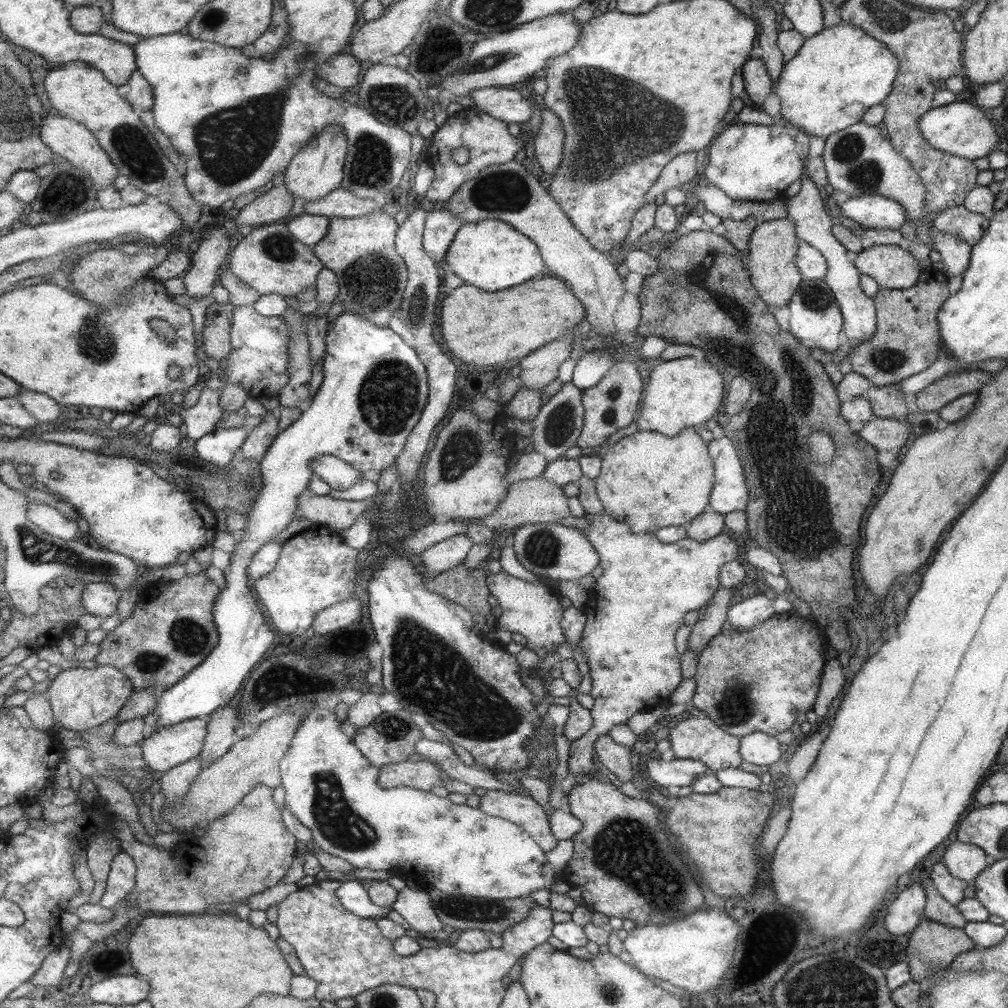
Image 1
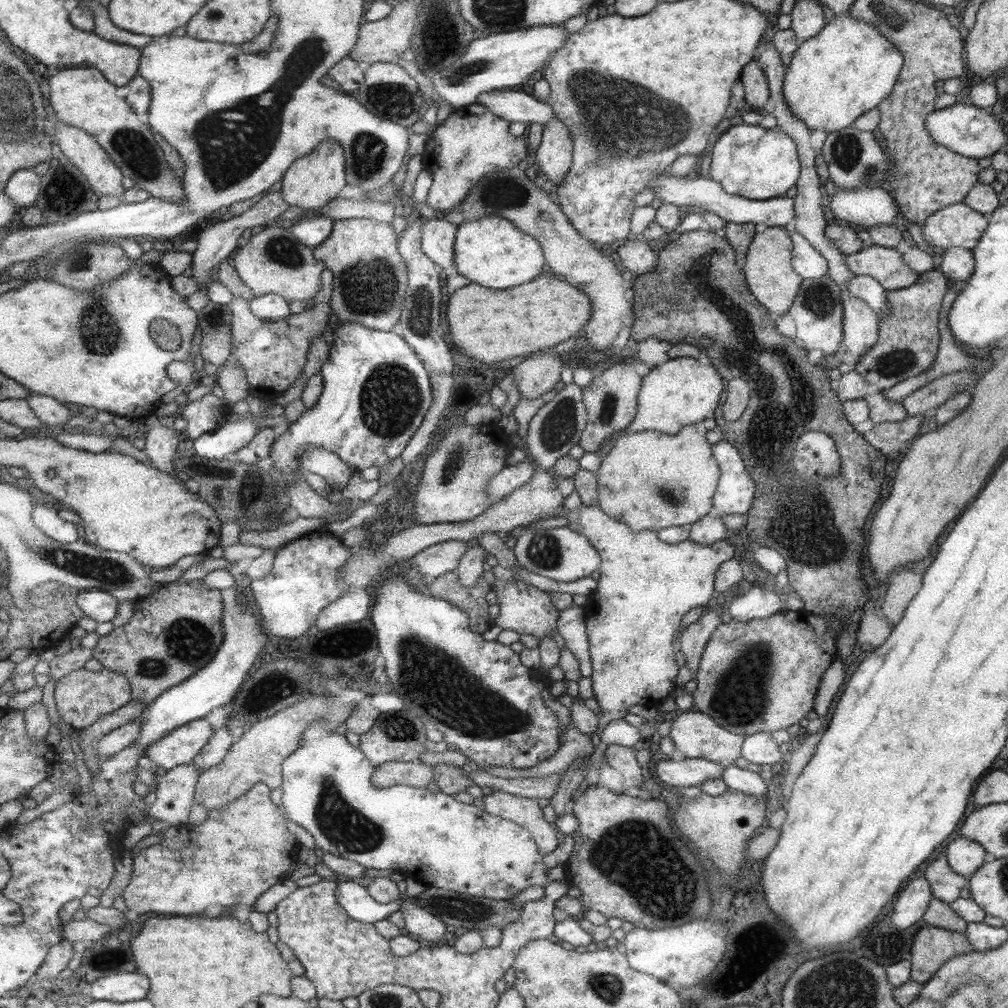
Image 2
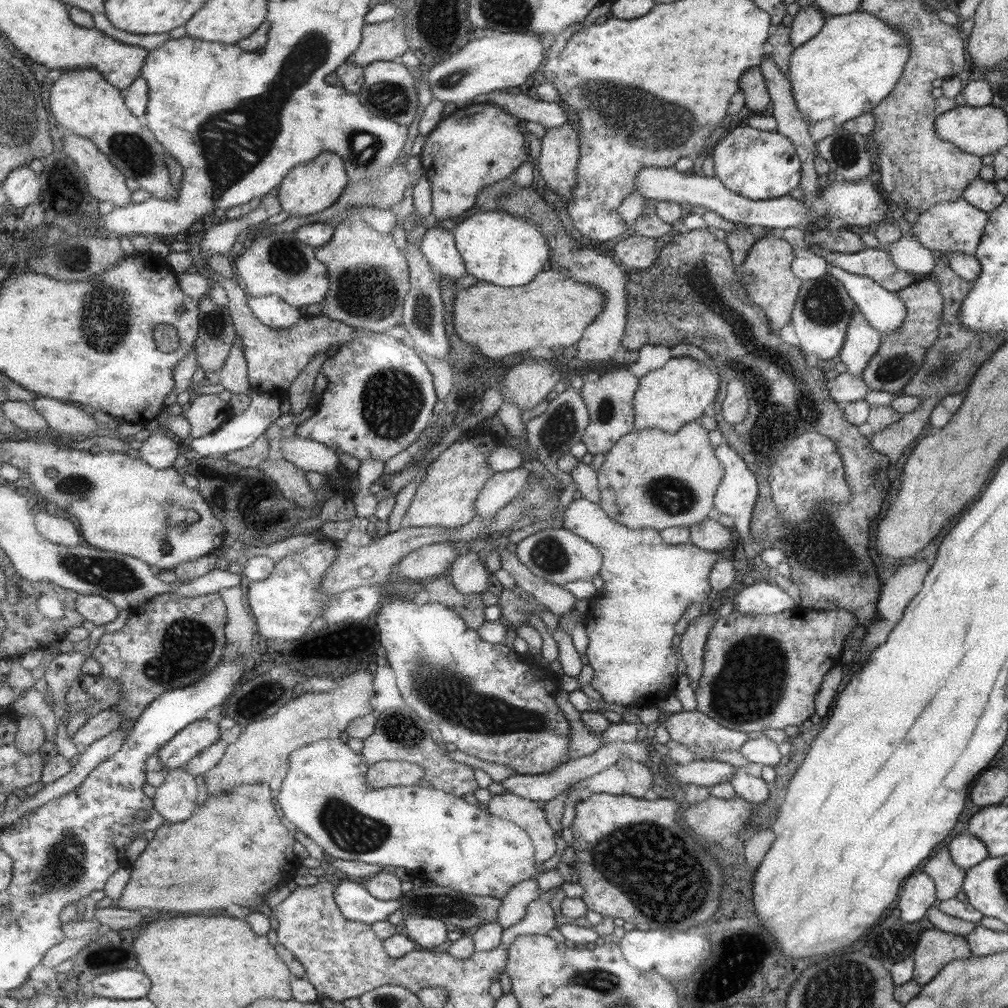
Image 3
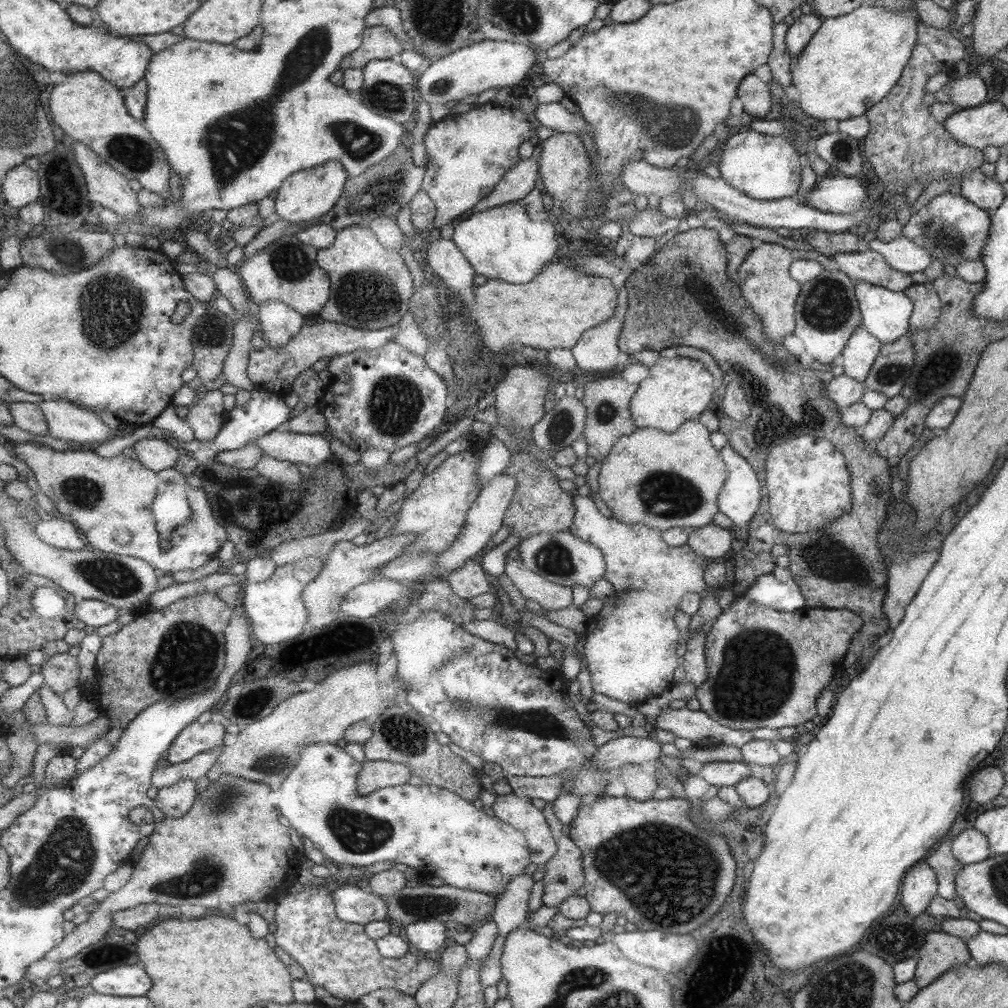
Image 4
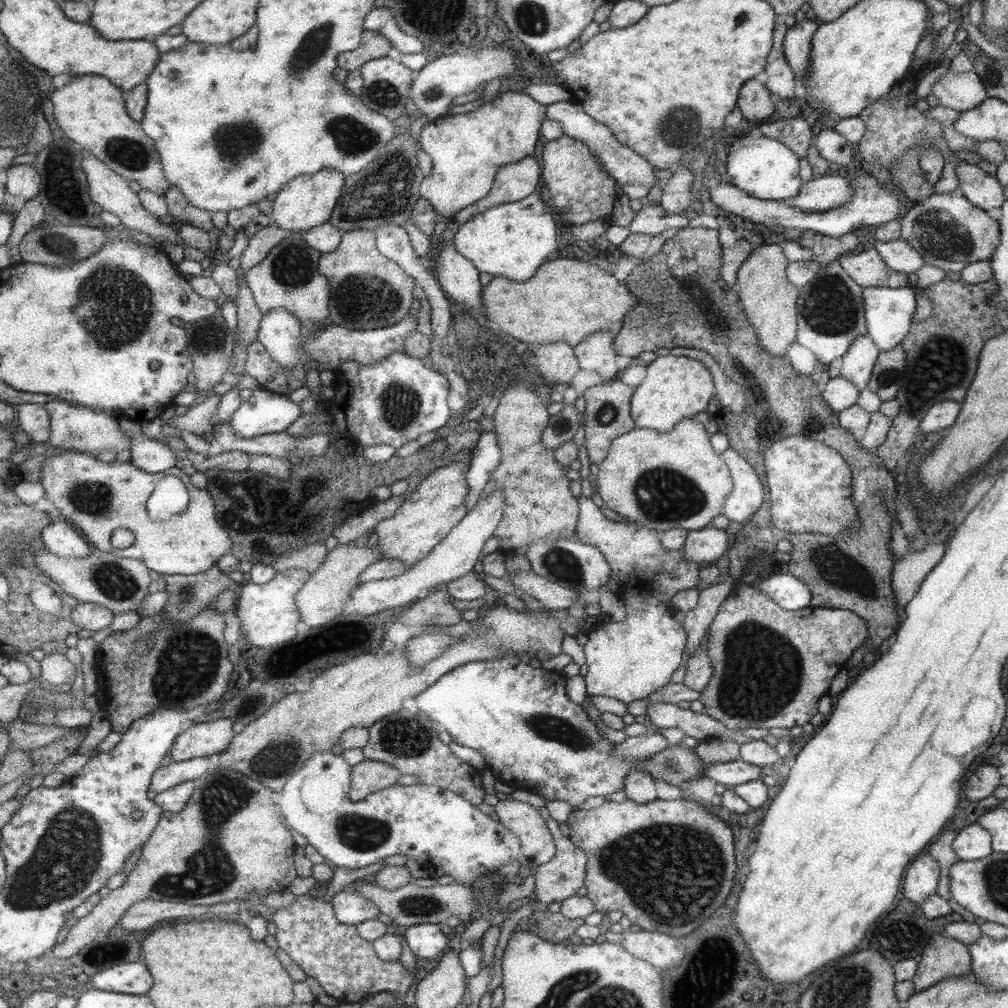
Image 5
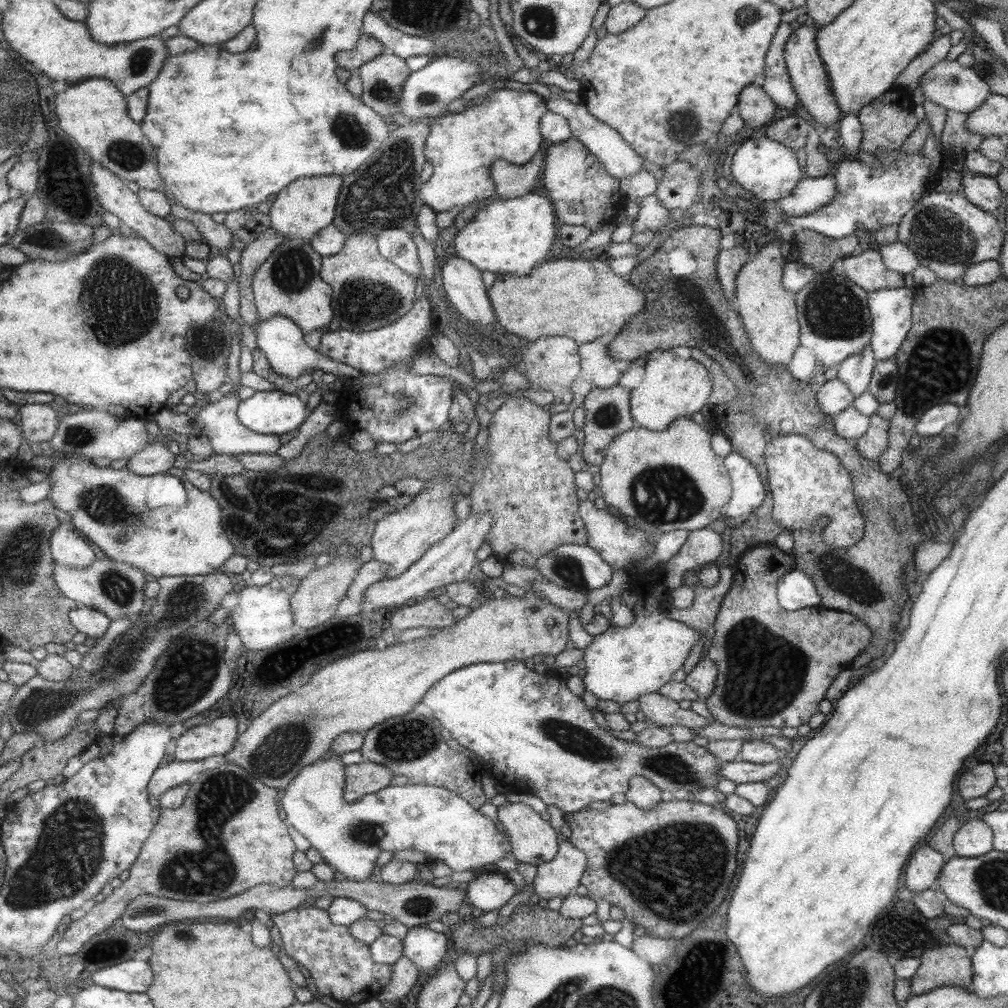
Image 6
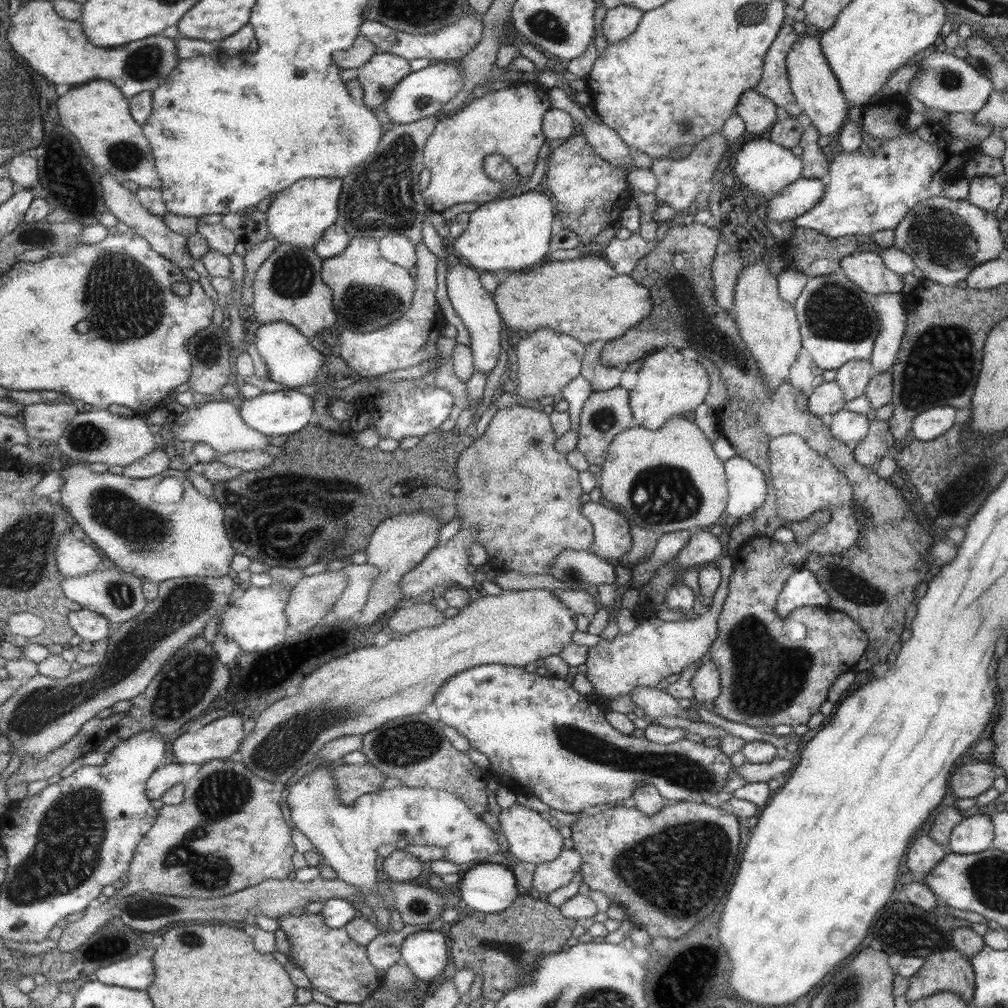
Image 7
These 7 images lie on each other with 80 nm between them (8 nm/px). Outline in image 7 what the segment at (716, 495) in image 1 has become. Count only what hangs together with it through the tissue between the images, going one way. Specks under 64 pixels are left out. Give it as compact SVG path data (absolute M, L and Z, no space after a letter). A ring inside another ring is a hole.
M733 455L724 461L727 476L728 504L725 514L741 519L750 515L767 498L767 479L752 461Z

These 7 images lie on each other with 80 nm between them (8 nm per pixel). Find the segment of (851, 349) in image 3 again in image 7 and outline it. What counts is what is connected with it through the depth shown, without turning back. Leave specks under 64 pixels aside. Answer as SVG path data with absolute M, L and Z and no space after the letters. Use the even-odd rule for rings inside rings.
M850 360L836 370L834 381L843 389L846 401L864 395L869 378L874 375L870 360Z

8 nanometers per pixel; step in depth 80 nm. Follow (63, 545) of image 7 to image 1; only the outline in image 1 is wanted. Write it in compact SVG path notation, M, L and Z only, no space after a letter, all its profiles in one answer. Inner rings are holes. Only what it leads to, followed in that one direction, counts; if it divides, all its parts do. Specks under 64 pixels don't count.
M31 499L26 510L28 510L29 519L53 536L73 541L79 532L79 524L76 521L65 518L59 510L50 505L40 504Z

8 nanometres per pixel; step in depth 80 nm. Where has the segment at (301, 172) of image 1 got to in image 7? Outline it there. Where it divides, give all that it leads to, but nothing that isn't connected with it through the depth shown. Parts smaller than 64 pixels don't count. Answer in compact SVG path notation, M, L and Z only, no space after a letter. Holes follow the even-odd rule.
M301 179L292 187L277 194L268 210L270 234L281 244L296 244L299 248L313 249L324 232L336 224L340 214L340 196L344 179Z

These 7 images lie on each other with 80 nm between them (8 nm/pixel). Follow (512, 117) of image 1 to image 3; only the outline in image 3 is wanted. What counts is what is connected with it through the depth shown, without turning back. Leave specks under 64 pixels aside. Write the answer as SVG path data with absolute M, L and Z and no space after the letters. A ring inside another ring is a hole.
M517 91L489 93L487 102L506 110L521 121L538 122L547 128L560 127L567 123L566 112L559 103L537 101Z

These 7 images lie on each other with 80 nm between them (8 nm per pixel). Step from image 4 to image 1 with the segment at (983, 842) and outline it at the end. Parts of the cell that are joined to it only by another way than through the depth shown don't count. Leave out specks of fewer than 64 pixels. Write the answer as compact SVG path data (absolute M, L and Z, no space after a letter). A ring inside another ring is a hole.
M955 842L942 854L942 863L952 878L973 884L987 865L983 849L975 844Z

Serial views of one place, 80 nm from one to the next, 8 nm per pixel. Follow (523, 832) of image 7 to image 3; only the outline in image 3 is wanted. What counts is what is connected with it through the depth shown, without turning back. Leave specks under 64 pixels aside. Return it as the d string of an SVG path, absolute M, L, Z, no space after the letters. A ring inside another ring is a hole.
M513 793L497 794L489 801L488 812L521 825L536 845L539 863L557 854L556 830L549 824L544 809L541 810L533 800L521 798Z

